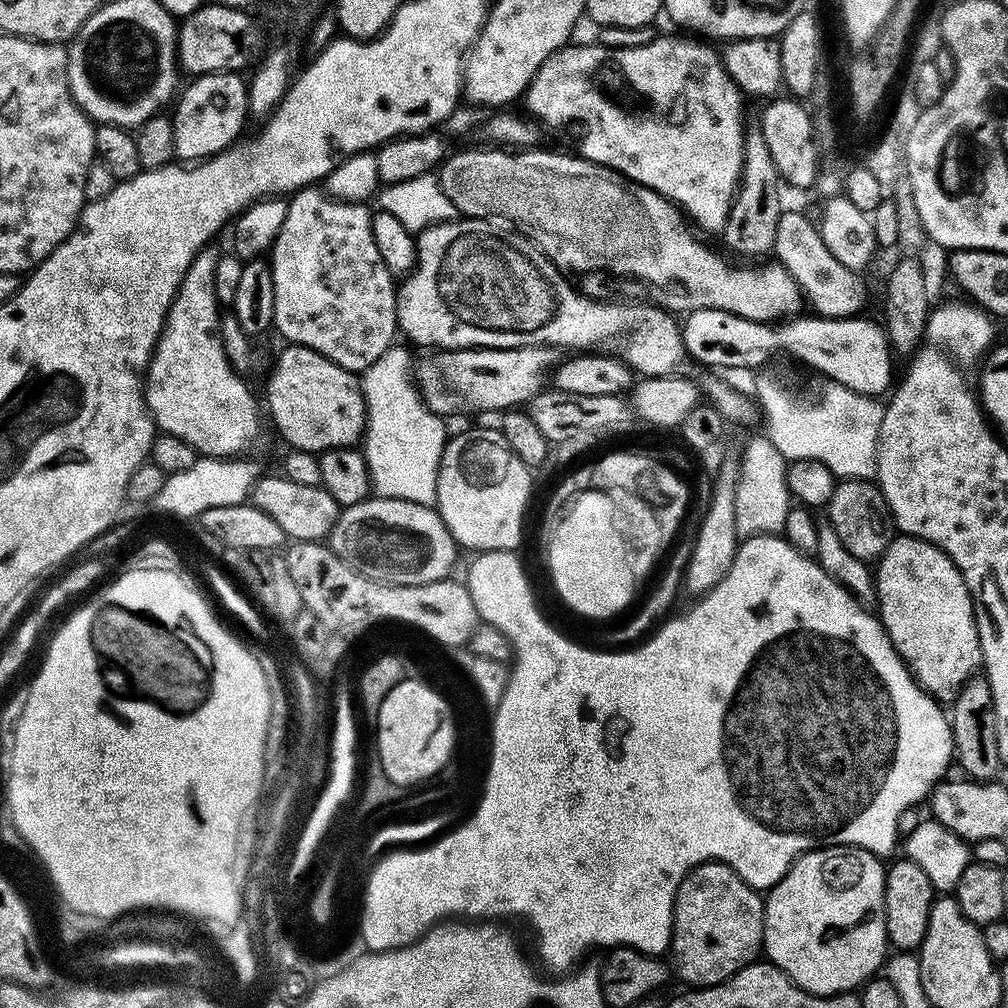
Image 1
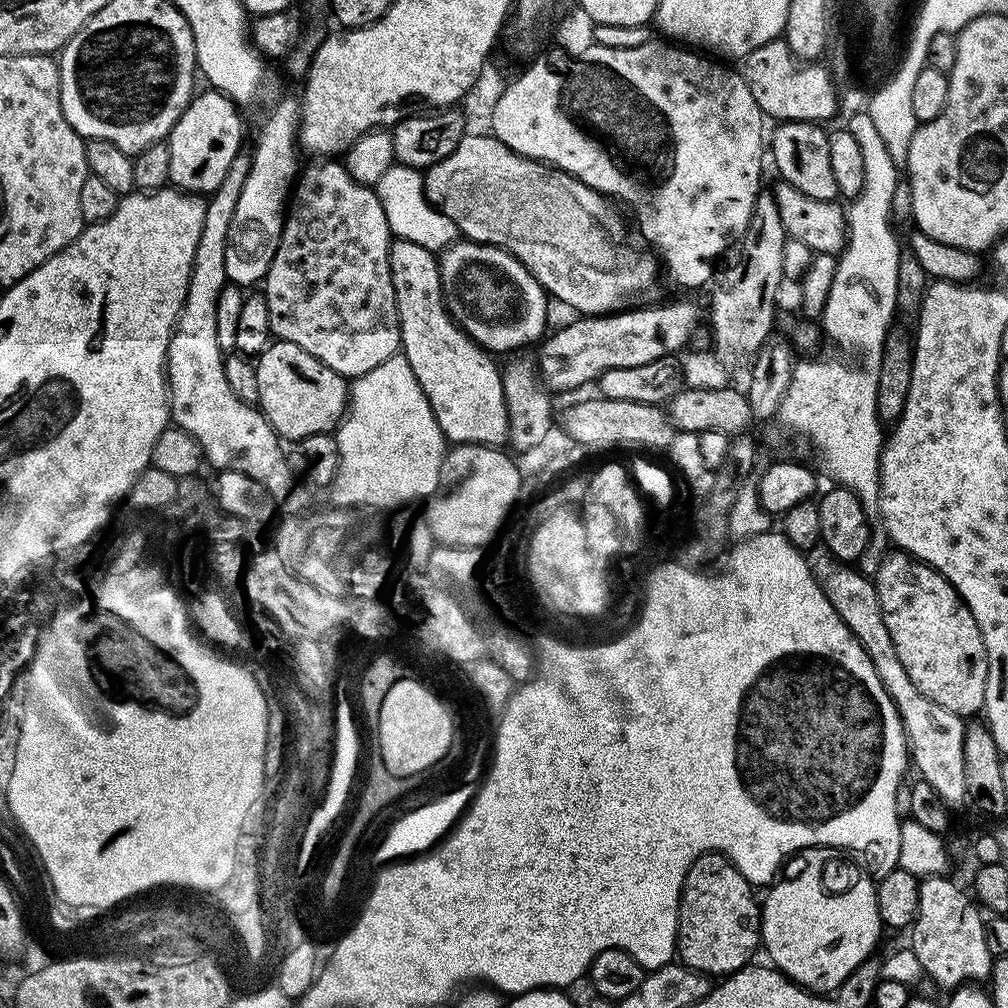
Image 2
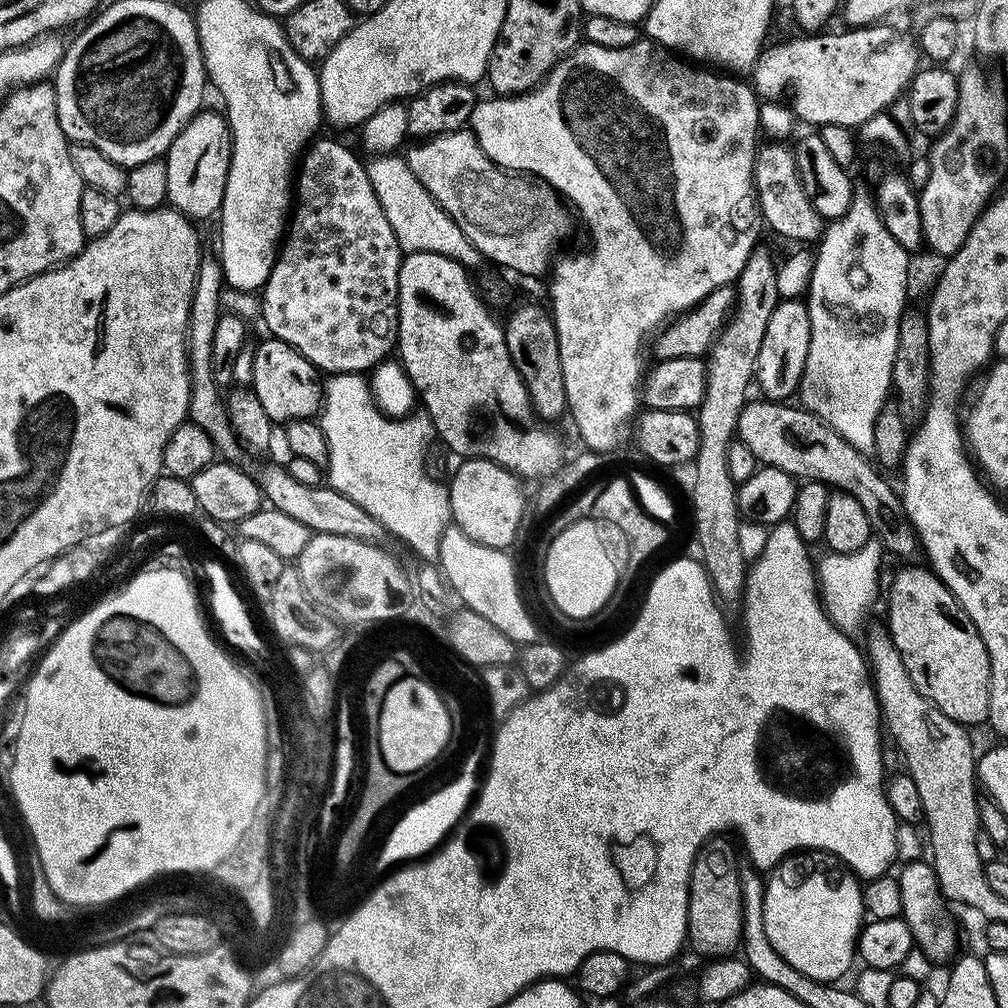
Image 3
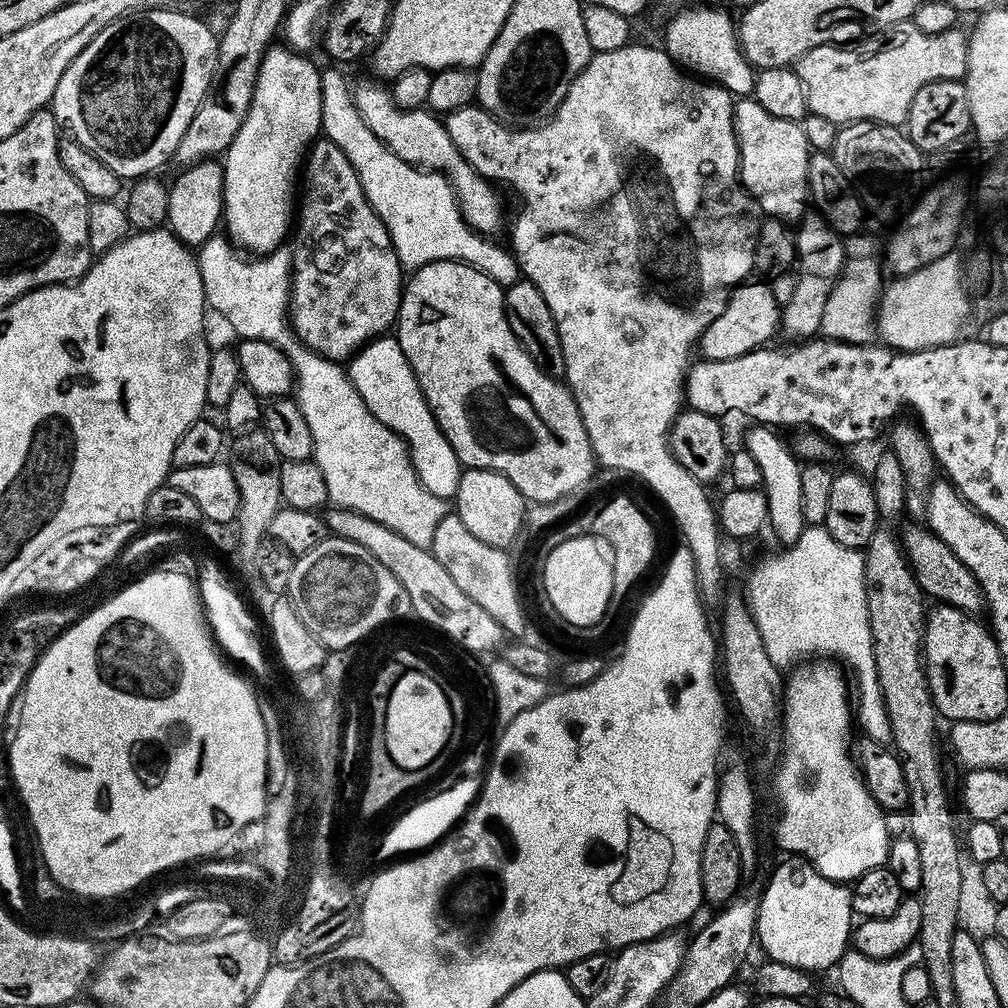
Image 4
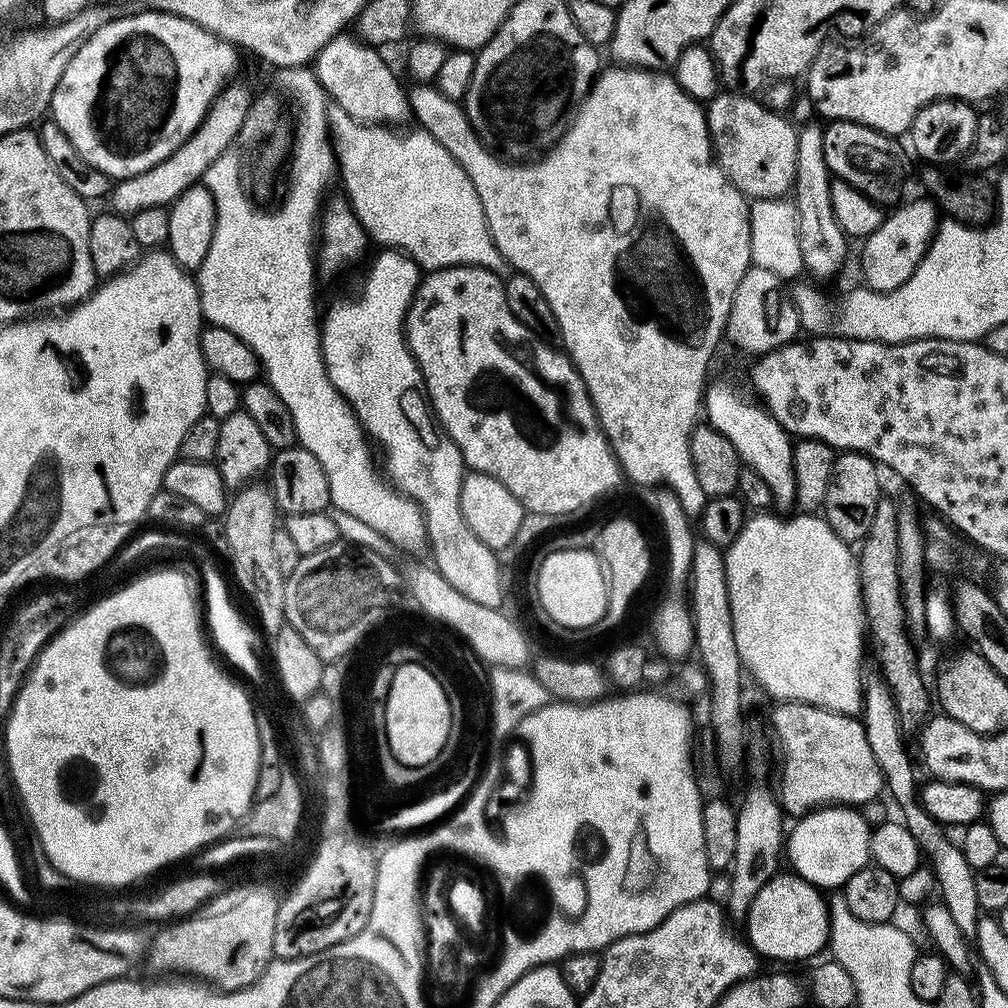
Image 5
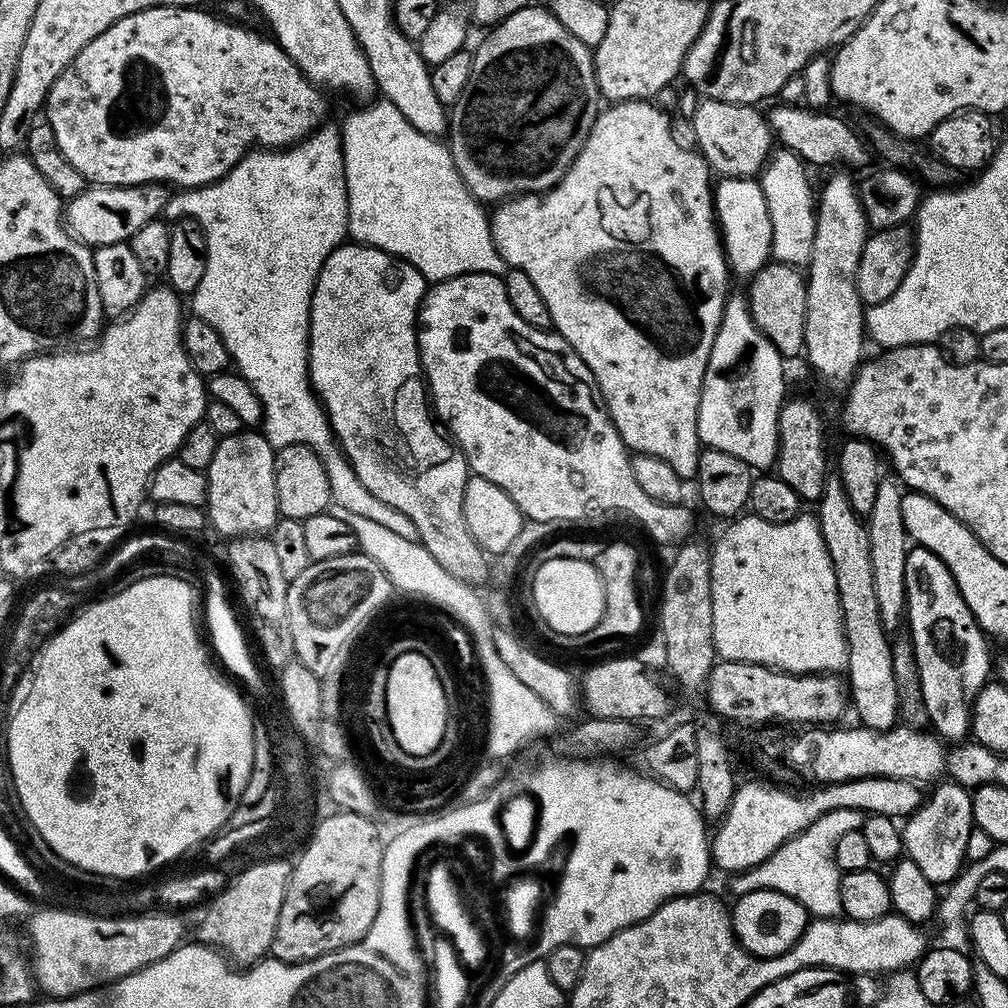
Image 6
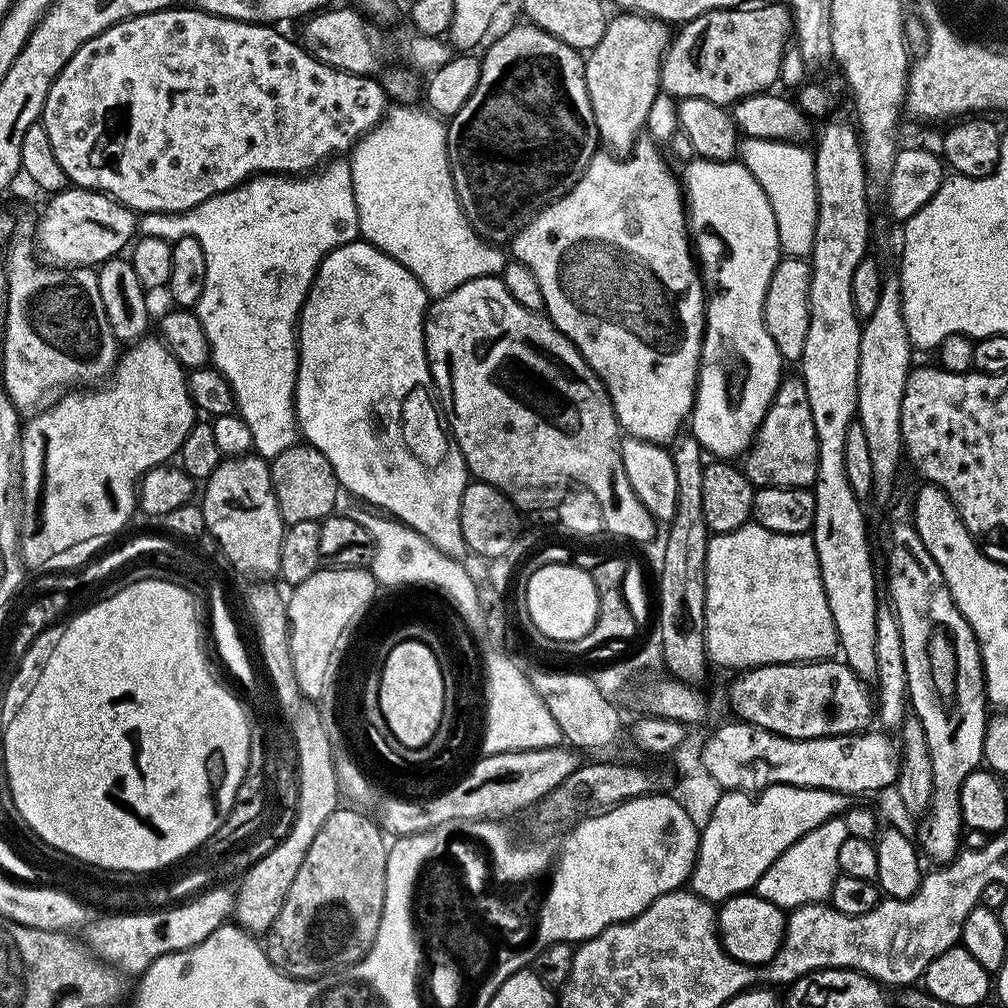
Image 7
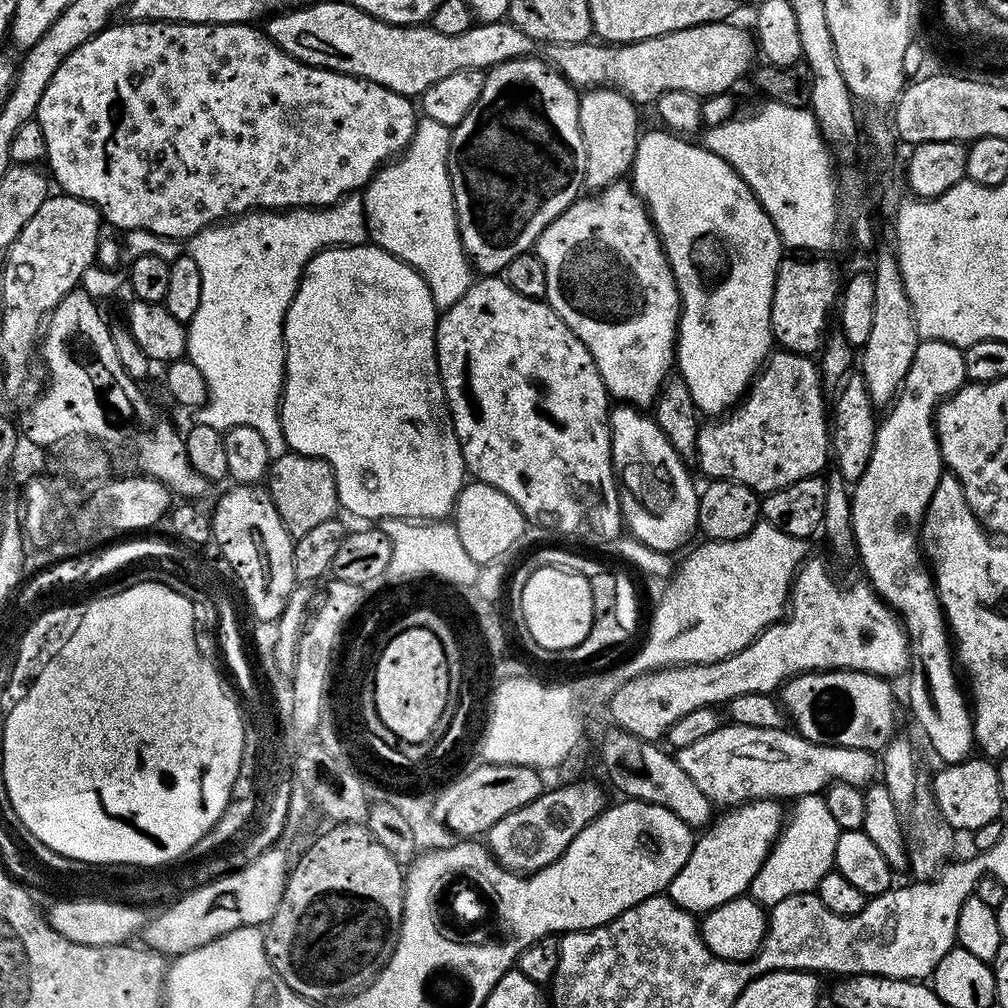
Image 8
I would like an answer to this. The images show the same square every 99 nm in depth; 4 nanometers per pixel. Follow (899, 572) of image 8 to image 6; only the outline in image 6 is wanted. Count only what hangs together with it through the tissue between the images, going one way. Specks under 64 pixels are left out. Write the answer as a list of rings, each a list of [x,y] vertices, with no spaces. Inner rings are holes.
[[[909,547],[904,577],[906,632],[913,642],[928,724],[943,741],[961,741],[969,735],[972,727],[972,703],[990,680],[989,637],[974,618],[970,606],[966,606],[950,570],[946,570],[944,563],[930,550]],[[953,780],[940,783],[934,786],[937,787],[930,798],[927,797],[905,821],[902,835],[905,855],[915,862],[926,880],[937,886],[946,886],[959,876],[964,866],[967,839],[975,824],[971,791]]]

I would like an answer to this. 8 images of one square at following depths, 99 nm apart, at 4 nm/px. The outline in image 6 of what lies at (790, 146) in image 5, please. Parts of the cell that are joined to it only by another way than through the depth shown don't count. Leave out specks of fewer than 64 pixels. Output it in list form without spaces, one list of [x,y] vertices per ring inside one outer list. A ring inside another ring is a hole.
[[[707,98],[697,103],[696,112],[690,118],[692,132],[696,135],[695,147],[713,173],[721,172],[719,175],[724,178],[756,178],[763,172],[764,165],[768,163],[774,151],[774,137],[767,115],[763,111],[760,113],[760,110],[751,104],[731,104]]]

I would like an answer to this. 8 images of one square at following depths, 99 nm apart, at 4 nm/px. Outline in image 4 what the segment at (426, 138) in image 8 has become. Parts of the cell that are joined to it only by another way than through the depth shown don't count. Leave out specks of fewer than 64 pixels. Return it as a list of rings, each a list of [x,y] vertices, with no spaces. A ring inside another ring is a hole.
[[[332,68],[321,71],[321,129],[323,135],[333,140],[340,149],[350,158],[350,166],[358,174],[362,182],[362,190],[370,202],[370,206],[382,218],[386,230],[392,239],[394,250],[398,254],[401,265],[405,269],[415,270],[424,264],[435,260],[463,260],[465,264],[482,270],[490,278],[499,282],[500,287],[505,289],[521,279],[520,265],[517,264],[515,256],[507,247],[499,248],[485,233],[473,231],[471,225],[464,220],[463,214],[456,203],[456,196],[449,184],[448,177],[437,171],[425,170],[423,167],[415,167],[403,161],[383,144],[378,137],[367,128],[359,111],[353,104],[353,93],[350,84],[344,81],[344,76],[338,69]]]

